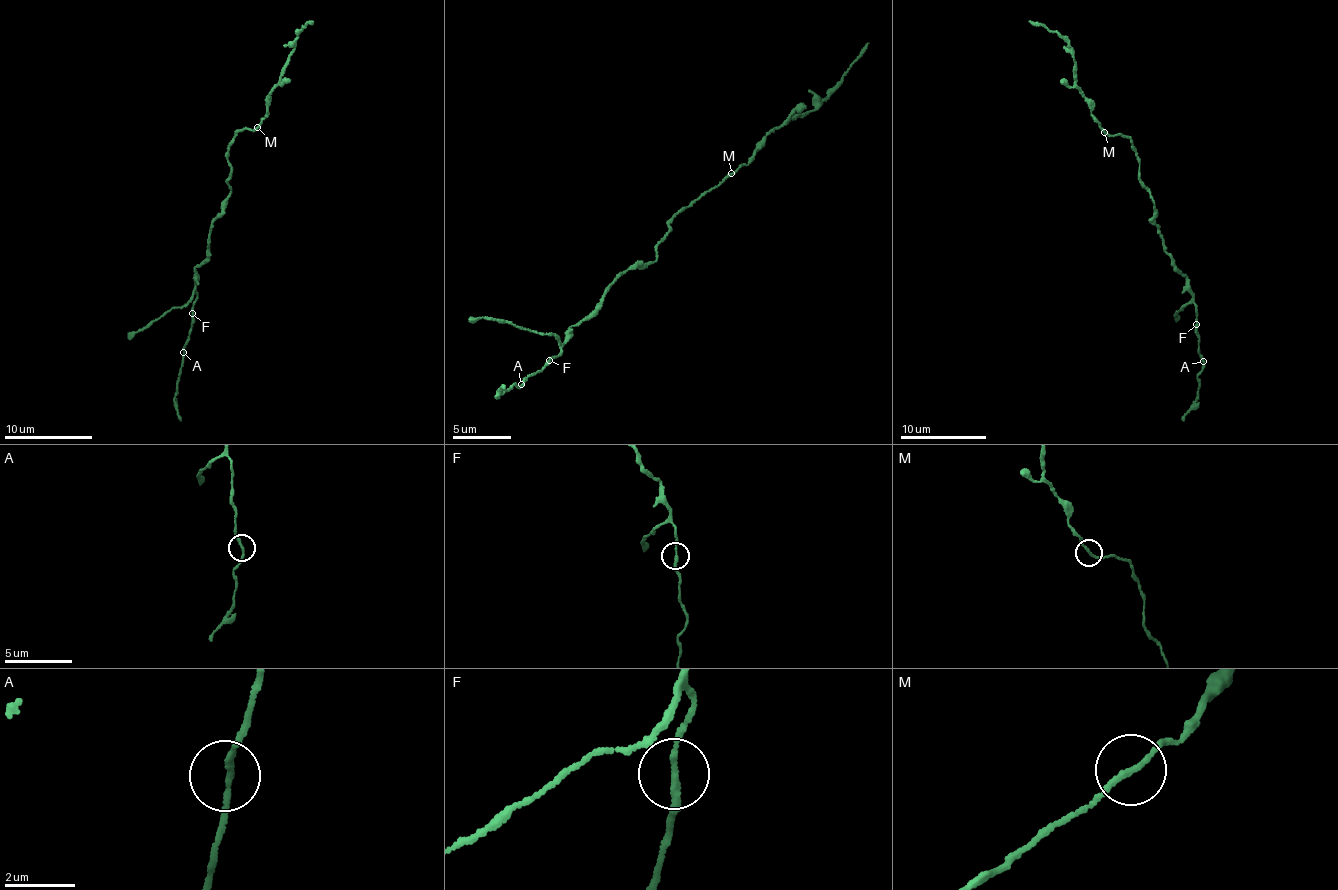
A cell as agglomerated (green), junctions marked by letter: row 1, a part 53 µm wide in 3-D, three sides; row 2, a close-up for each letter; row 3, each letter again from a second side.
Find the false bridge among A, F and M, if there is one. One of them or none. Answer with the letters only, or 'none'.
none

